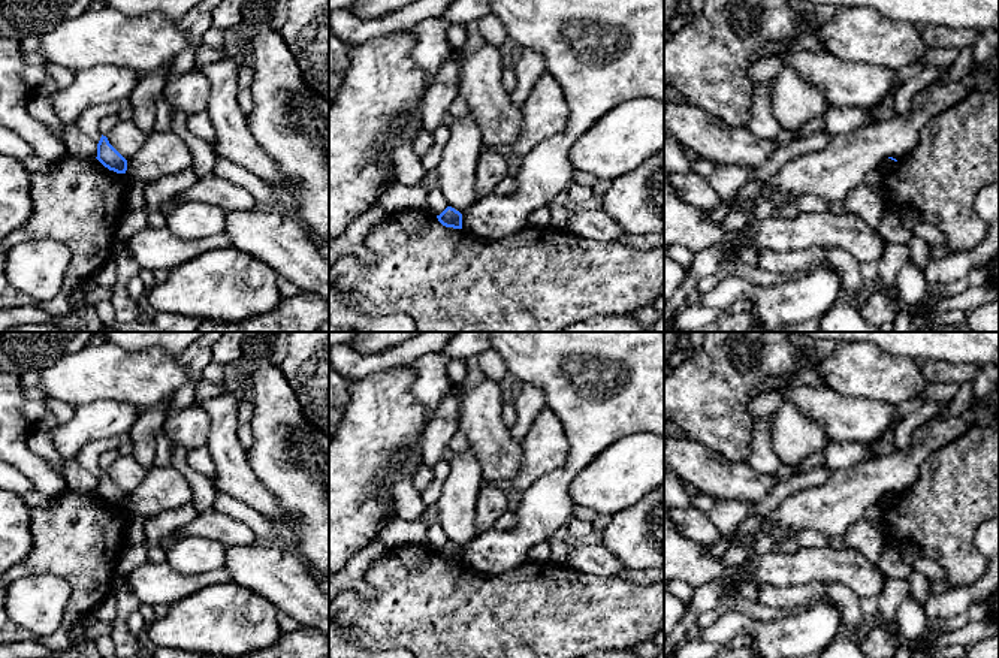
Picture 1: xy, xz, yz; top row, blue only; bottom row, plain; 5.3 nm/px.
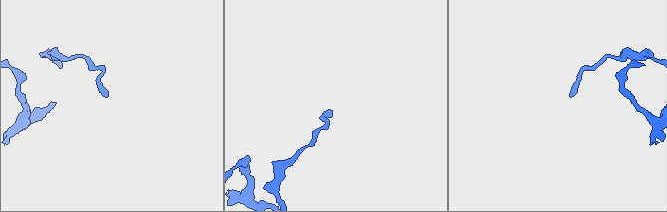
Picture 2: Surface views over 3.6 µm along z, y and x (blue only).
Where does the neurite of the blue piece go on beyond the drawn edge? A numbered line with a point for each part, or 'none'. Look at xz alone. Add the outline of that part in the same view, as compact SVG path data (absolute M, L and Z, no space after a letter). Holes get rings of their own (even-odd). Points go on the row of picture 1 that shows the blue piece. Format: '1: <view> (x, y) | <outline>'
none

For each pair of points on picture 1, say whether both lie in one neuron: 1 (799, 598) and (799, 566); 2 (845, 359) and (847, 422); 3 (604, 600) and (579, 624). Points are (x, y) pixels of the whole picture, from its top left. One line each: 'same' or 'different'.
1: different
2: different
3: same

